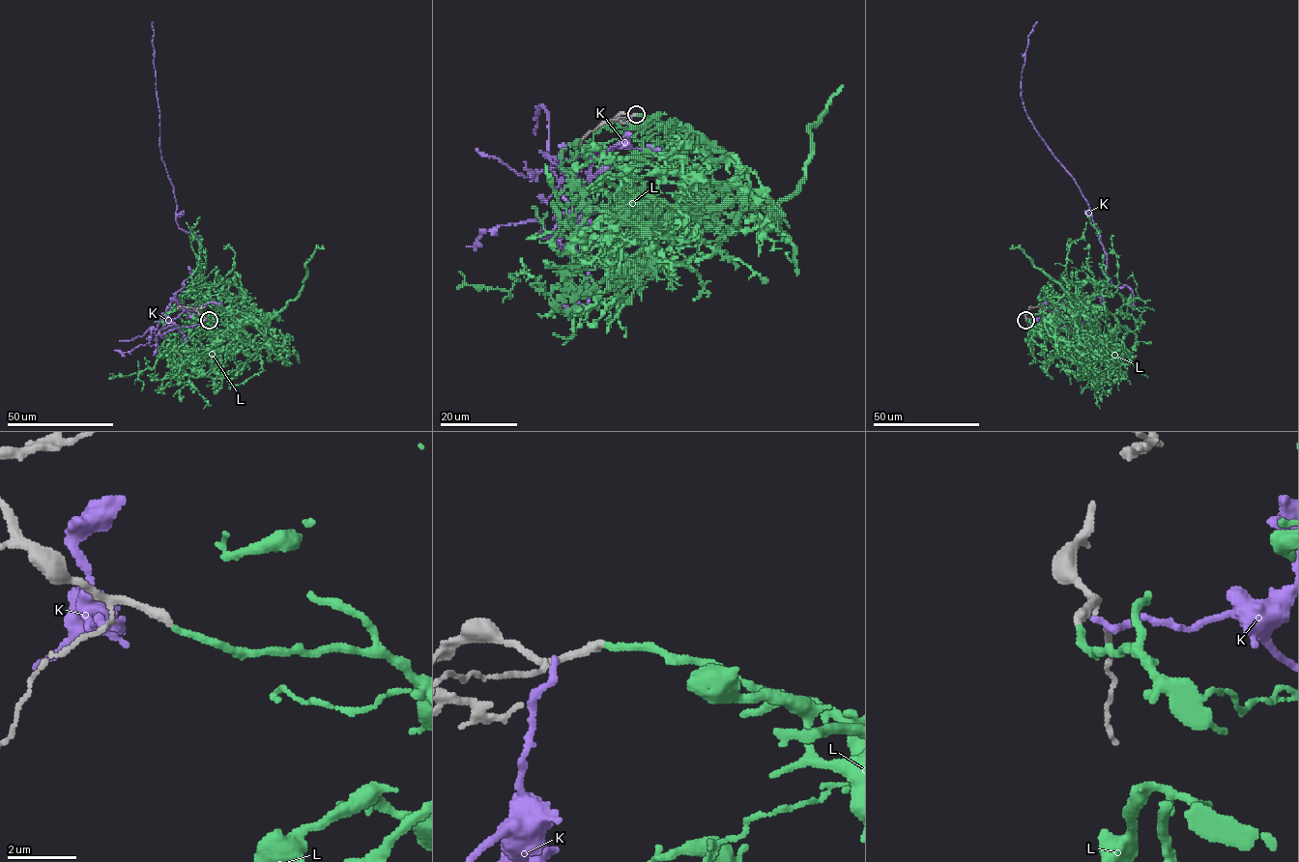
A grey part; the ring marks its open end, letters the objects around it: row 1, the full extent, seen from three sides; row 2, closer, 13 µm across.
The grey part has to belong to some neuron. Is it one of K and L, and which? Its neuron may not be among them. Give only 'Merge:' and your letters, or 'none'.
Merge: L

